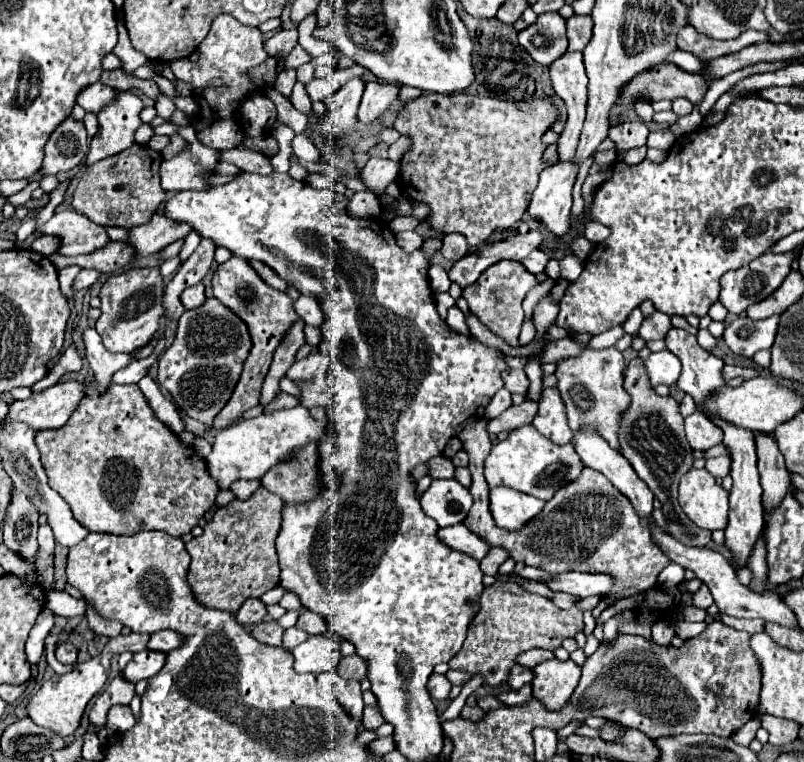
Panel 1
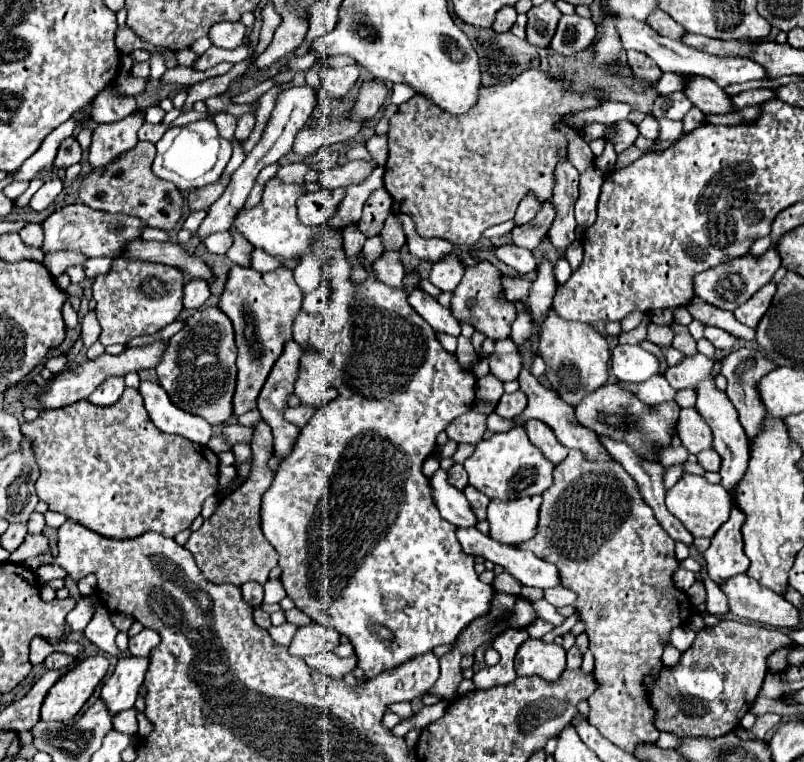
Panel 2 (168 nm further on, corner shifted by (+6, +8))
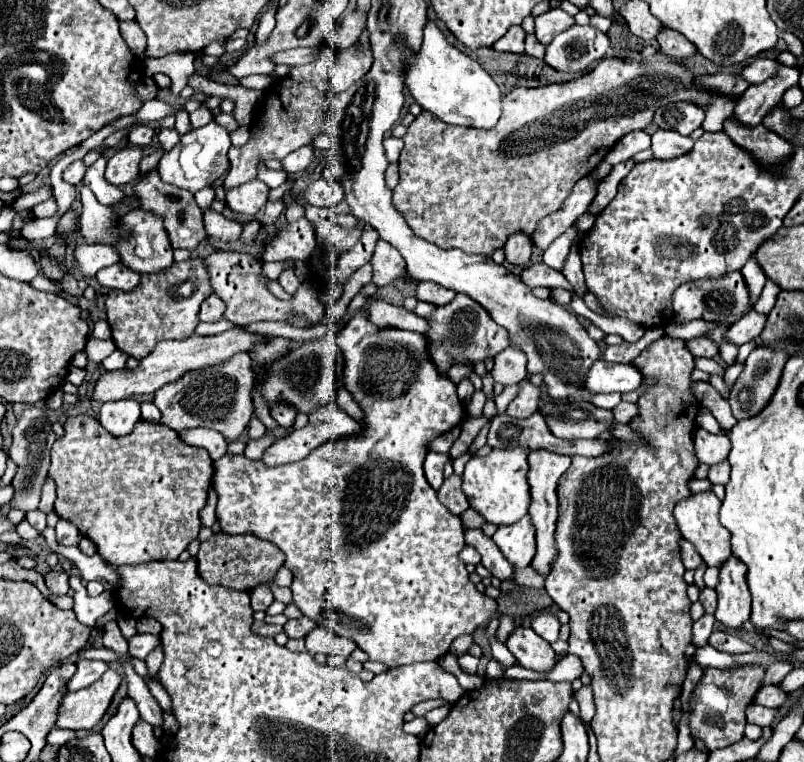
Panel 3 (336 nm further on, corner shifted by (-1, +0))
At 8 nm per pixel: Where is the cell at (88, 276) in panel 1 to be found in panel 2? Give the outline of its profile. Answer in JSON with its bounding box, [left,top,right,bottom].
[82,258,112,278]

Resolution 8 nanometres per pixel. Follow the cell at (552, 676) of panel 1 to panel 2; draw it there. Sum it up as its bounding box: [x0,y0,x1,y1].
[516,638,566,682]

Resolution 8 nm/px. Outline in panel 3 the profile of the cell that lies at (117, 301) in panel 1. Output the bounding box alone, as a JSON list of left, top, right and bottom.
[105,258,213,358]

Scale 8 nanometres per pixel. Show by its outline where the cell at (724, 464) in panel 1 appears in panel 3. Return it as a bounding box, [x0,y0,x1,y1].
[709,462,729,484]

